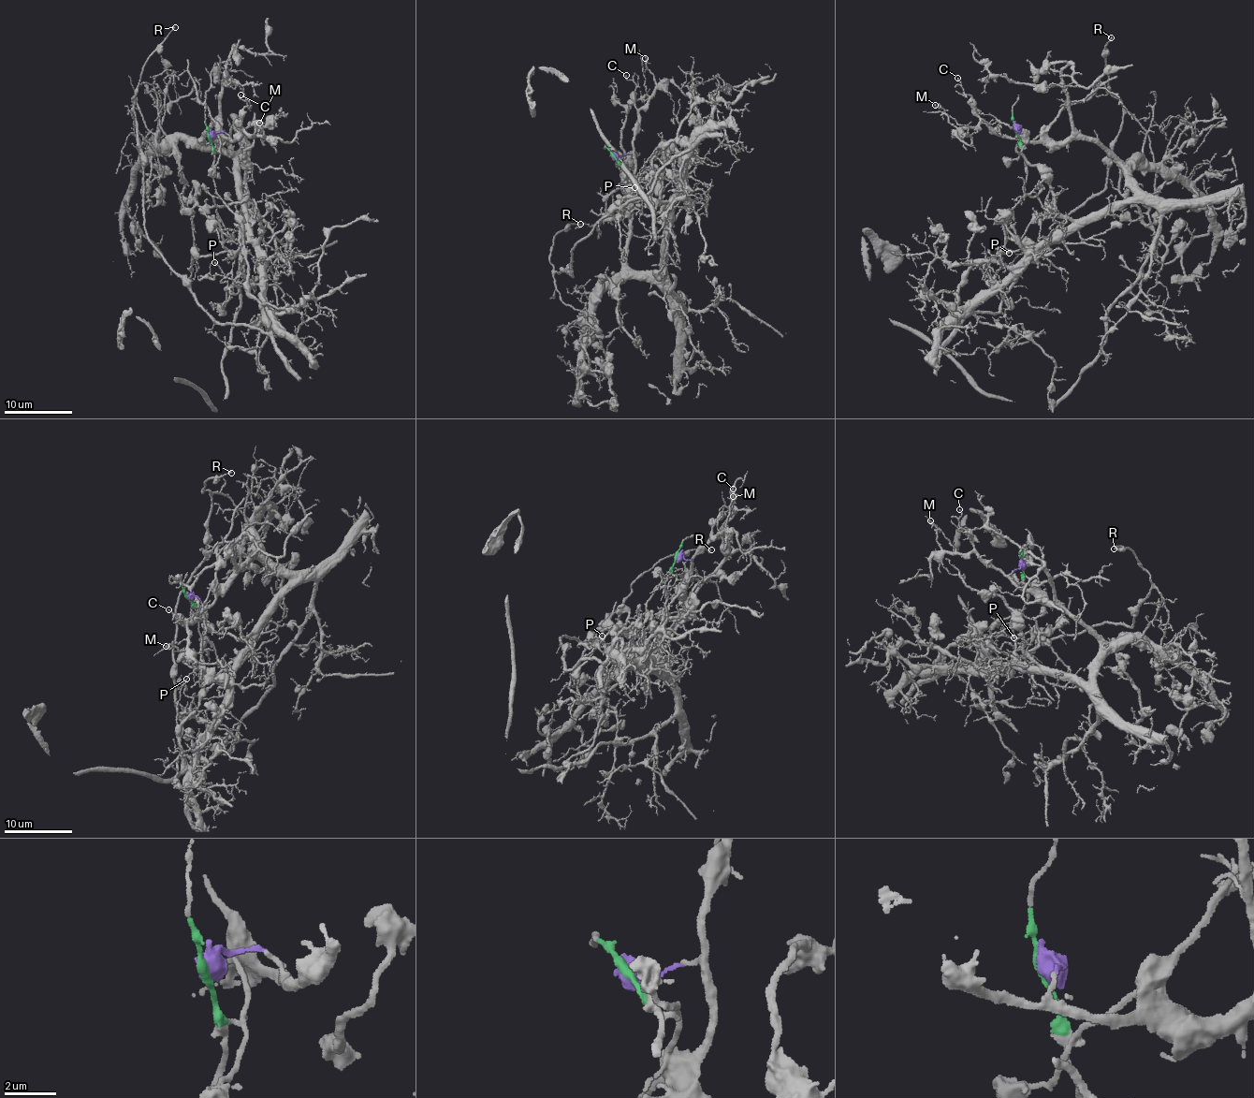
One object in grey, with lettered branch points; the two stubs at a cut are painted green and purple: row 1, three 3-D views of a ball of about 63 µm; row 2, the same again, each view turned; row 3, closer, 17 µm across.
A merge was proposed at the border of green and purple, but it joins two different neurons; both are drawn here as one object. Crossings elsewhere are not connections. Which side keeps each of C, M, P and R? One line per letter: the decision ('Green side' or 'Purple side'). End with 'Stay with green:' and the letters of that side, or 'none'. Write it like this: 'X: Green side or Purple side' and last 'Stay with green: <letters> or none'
C: Purple side
M: Purple side
P: Green side
R: Green side
Stay with green: P, R

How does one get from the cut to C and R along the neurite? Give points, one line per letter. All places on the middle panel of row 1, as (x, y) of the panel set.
C: (613, 154), (623, 156), (632, 152), (638, 122), (633, 98), (634, 84), (626, 75)
R: (613, 154), (631, 182), (659, 173), (663, 146), (689, 147), (576, 243), (571, 276), (549, 256), (579, 224)

